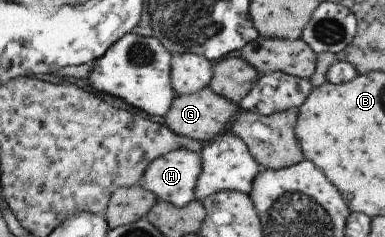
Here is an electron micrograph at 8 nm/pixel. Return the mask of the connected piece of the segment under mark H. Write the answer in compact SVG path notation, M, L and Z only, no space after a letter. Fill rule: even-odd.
M182 148L170 150L163 156L156 157L144 168L138 185L152 192L157 200L168 202L177 208L184 207L194 198L193 189L200 173L200 160L198 151L191 152Z

